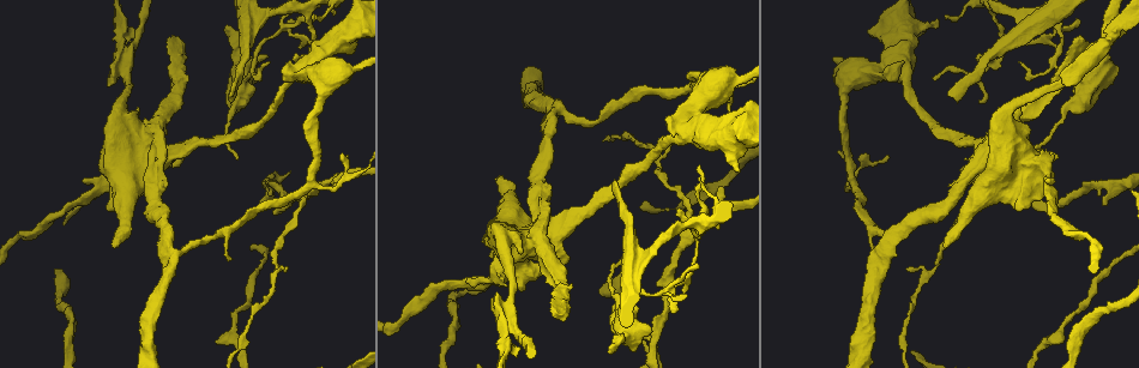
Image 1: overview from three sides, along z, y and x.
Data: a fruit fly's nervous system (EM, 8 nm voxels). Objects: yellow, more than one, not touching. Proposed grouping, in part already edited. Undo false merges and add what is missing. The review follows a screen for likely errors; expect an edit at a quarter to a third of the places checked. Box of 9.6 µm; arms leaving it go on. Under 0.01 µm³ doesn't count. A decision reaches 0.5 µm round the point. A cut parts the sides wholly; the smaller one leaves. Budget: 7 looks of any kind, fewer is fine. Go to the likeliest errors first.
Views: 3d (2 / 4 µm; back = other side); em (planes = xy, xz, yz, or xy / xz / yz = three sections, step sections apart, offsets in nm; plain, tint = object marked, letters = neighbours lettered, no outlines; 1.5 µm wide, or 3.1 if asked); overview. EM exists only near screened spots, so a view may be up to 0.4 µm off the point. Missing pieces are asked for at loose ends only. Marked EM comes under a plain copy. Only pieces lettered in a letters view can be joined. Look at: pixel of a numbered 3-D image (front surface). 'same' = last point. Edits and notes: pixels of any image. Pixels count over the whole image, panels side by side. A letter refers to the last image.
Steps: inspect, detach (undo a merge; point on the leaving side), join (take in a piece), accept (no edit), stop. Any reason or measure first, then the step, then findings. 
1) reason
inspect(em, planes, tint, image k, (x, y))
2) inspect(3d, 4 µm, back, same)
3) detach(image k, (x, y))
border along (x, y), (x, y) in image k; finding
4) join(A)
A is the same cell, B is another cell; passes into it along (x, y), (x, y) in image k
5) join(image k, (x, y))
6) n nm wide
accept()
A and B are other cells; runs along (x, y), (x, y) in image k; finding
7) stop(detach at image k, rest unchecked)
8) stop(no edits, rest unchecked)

inspect(em, planes, letters, image 1, (1061, 28))

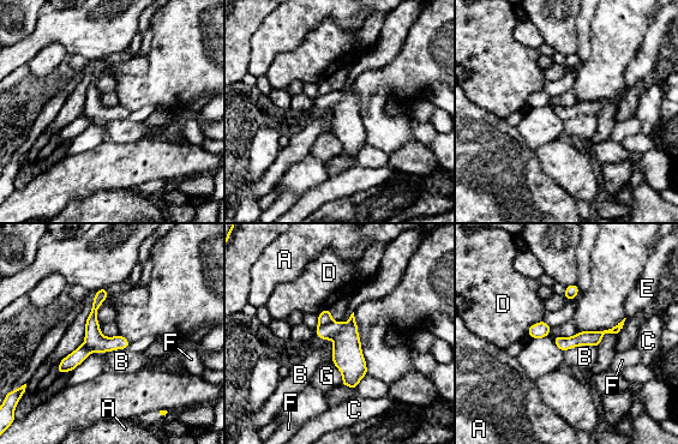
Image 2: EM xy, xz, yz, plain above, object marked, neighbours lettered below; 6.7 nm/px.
detach(image 2, (324, 317))
A, B, C, D, E, F and G are other cells; a second neuron is stuck on

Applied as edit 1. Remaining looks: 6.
branch stops here
inspect(3d, 2 µm, image 1, (948, 94))

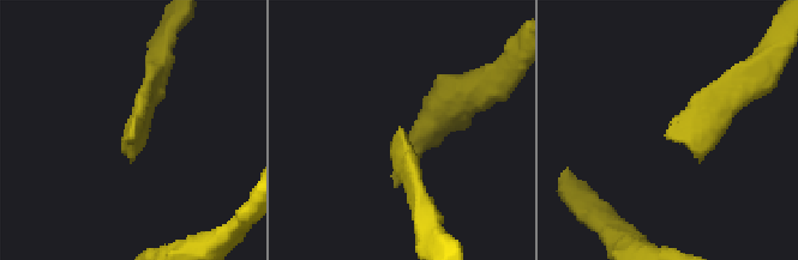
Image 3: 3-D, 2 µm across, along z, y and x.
inspect(em, xz, step 8, letters, image 3, (132, 138))

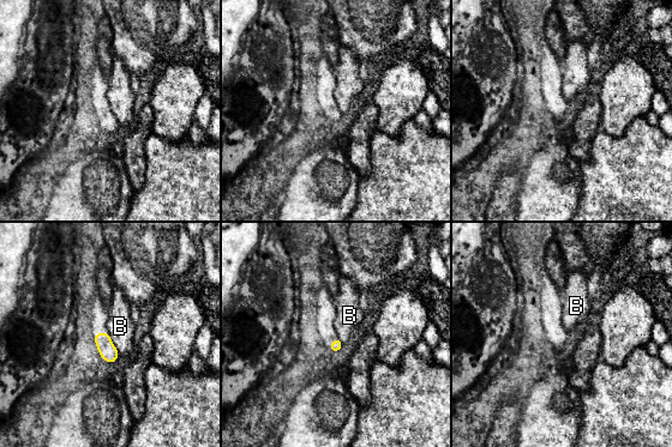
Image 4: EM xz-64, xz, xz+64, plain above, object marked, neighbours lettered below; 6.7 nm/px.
accept()
B is another cell; border along (107, 332), (119, 352) in image 4; none of them fits

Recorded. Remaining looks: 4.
thick turns thin
inspect(em, planes, letters, image 1, (245, 46))

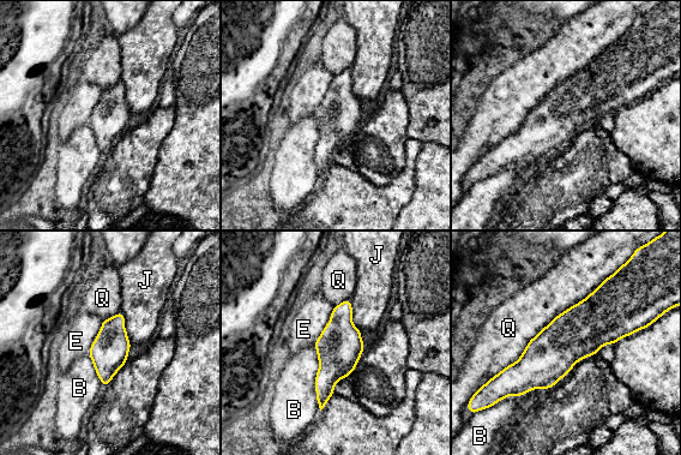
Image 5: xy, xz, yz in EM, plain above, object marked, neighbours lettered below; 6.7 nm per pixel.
240 nm wide
accept()
B, E, J and Q are other cells; runs along (636, 328), (584, 328), (501, 376) in image 5; all the same neuron

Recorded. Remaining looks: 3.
stop(detach at image 2, rest unchecked)

